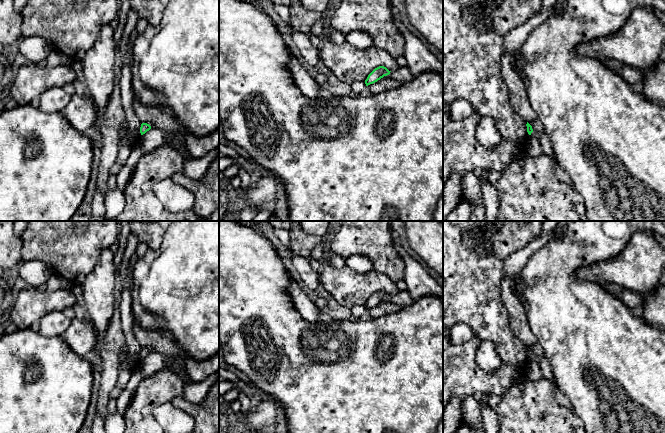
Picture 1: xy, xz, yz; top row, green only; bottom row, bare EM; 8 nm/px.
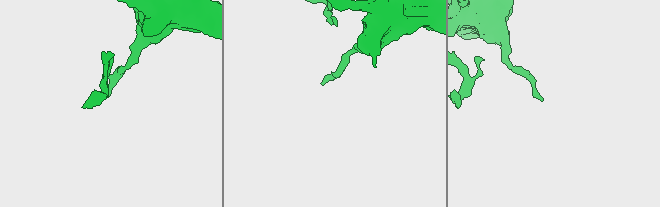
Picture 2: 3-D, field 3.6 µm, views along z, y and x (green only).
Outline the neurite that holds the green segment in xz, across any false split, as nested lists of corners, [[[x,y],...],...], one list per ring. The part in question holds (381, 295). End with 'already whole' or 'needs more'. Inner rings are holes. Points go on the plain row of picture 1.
[[[379,290],[375,292],[367,301],[365,304],[366,310],[373,308],[383,302],[384,300],[387,300],[390,298],[391,295],[389,295],[386,291],[384,290]]]; already whole

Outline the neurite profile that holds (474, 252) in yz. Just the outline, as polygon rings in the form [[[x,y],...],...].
[[[443,221],[443,327],[463,323],[471,328],[476,338],[490,342],[502,362],[511,364],[519,372],[513,385],[524,378],[529,358],[527,345],[510,329],[508,311],[500,297],[503,267],[508,256],[540,235],[542,226],[543,221]]]

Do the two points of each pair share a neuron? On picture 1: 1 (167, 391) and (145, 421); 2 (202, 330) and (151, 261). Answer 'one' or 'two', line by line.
1: one
2: one

